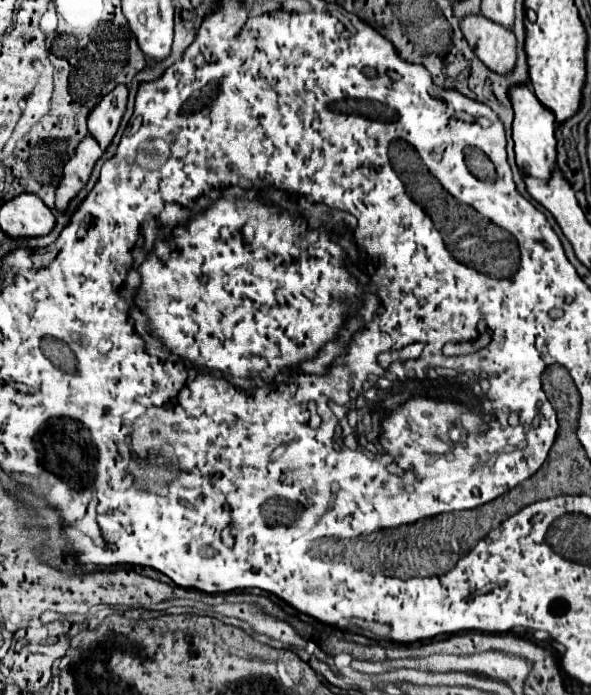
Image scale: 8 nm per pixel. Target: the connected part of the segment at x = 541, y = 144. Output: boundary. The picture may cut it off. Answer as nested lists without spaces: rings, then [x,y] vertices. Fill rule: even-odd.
[[[525,86],[511,88],[509,92],[513,110],[515,110],[515,120],[513,120],[513,142],[515,142],[515,156],[517,156],[517,166],[523,174],[549,180],[553,166],[557,162],[557,138],[555,138],[555,116],[541,106],[541,102],[535,98],[535,94]]]

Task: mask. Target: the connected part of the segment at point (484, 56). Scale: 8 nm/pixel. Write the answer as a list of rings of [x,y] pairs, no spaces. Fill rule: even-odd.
[[[481,16],[463,18],[461,30],[477,58],[491,72],[497,72],[501,76],[513,72],[517,60],[517,38],[511,30]]]

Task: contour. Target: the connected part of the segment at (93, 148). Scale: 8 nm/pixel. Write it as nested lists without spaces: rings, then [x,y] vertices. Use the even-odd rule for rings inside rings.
[[[87,136],[79,146],[77,146],[77,152],[75,156],[65,164],[65,170],[63,170],[63,180],[57,188],[57,210],[59,212],[65,212],[71,198],[75,198],[83,186],[89,182],[89,176],[93,172],[93,166],[95,162],[103,156],[99,144]]]

